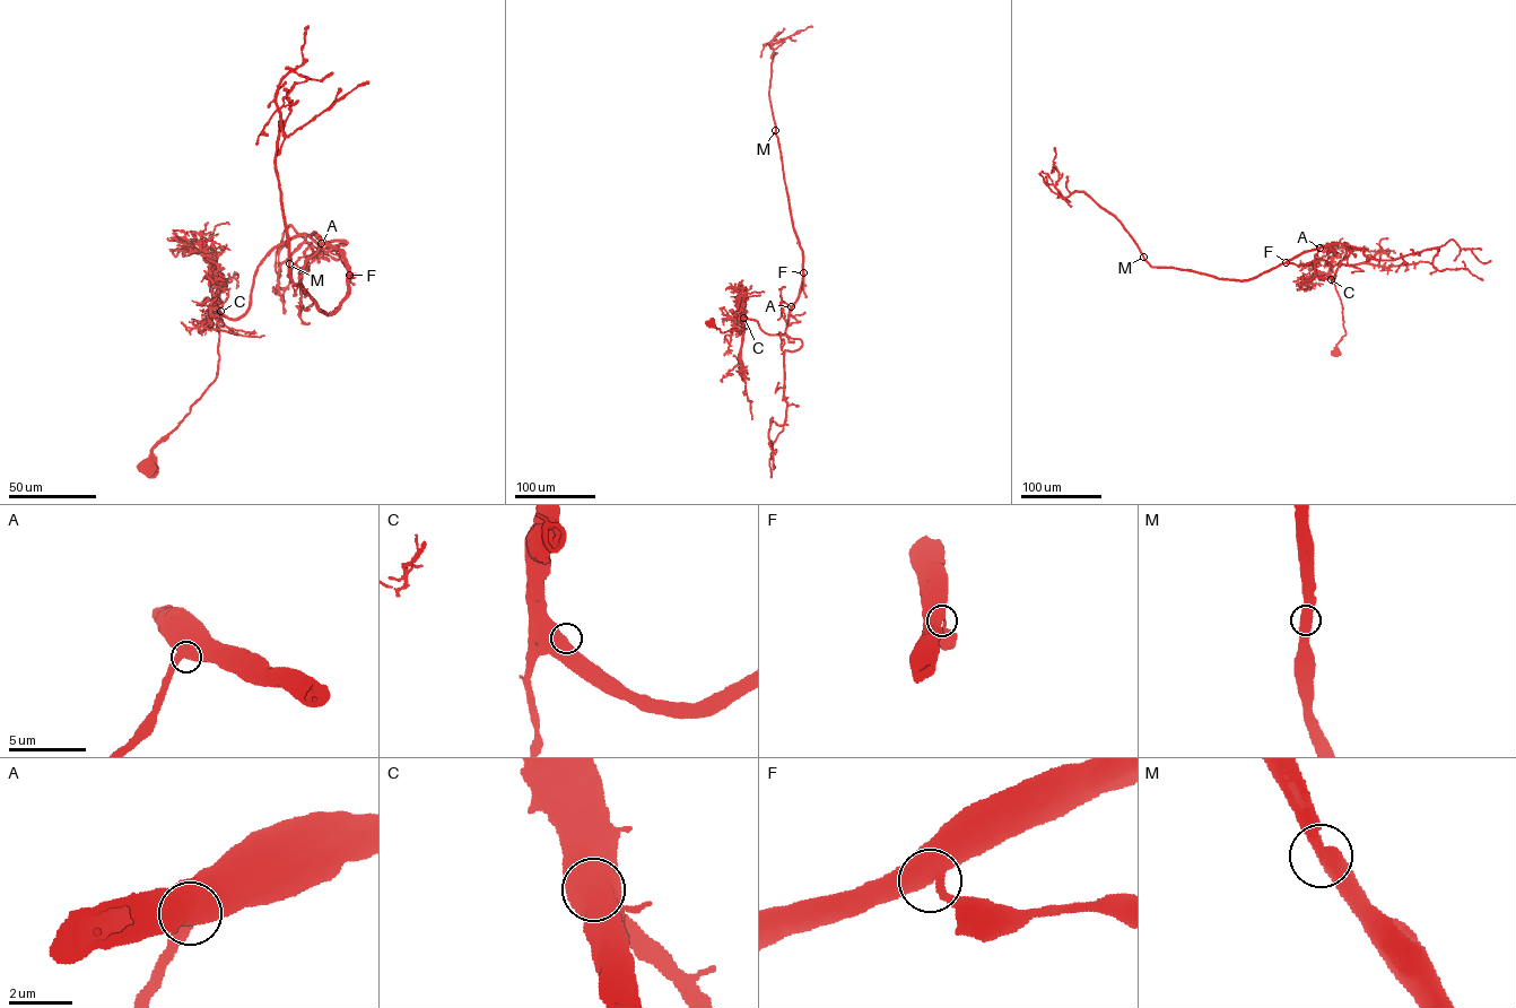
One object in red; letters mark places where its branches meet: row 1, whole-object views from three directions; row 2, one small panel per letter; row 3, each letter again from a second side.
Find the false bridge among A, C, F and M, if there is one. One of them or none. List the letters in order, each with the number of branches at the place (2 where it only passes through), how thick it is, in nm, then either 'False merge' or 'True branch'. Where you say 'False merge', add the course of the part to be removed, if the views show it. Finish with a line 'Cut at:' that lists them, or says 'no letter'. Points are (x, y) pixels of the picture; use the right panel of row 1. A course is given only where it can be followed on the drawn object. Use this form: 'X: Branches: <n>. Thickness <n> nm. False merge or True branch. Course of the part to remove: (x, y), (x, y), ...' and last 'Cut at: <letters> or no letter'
A: Branches: 2. Thickness 550 nm. True branch
C: Branches: 2. Thickness 550 nm. True branch
F: Branches: 2. Thickness 500 nm. True branch
M: Branches: 2. Thickness 550 nm. True branch
Cut at: no letter

